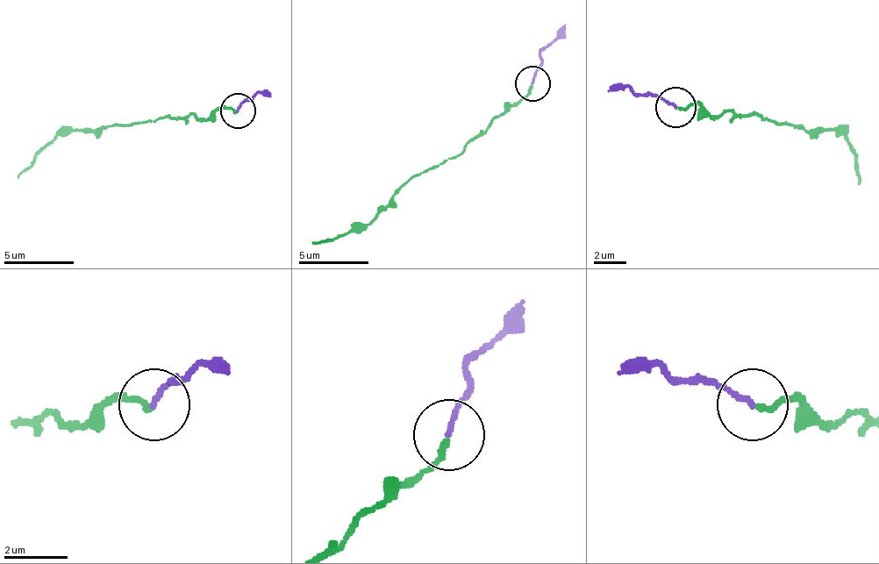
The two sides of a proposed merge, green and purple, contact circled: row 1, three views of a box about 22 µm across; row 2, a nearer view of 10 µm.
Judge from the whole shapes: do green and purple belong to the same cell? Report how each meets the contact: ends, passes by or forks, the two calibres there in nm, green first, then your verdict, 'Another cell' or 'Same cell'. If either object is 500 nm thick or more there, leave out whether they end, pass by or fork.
At the ring green ends. At the ring purple ends. Thickness 180 nm (green) against 160 nm. Same cell

